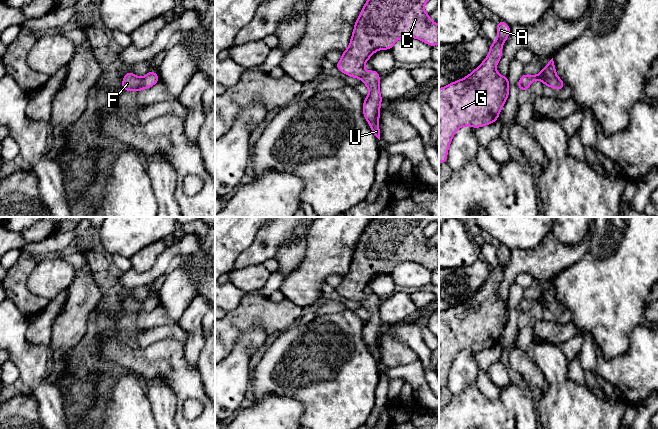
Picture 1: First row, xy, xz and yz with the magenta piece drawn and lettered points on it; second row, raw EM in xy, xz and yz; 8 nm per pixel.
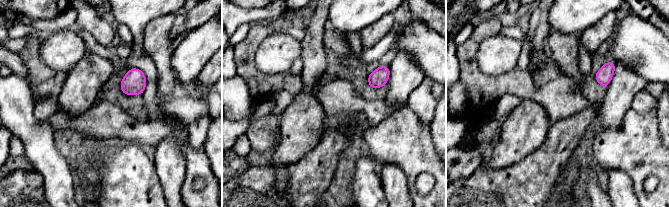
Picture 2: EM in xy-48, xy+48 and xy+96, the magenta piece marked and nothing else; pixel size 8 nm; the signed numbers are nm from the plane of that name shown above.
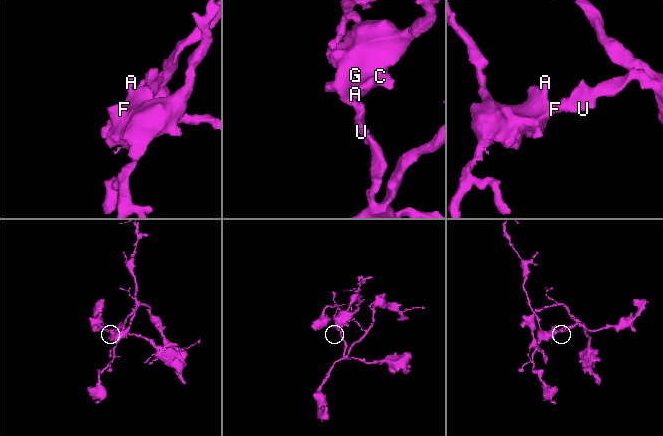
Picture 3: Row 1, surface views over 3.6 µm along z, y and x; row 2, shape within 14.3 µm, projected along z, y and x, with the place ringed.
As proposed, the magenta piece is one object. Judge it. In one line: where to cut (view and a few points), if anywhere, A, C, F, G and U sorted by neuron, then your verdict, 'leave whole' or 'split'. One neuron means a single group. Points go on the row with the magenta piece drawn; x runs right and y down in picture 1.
cut none; groups A C F G U; leave whole

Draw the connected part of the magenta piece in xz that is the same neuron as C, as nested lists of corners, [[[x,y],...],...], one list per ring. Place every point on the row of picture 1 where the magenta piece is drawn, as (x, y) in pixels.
[[[367,0],[355,22],[350,46],[342,52],[341,60],[335,64],[342,73],[360,78],[369,88],[369,95],[363,102],[363,115],[374,135],[380,140],[379,115],[382,97],[379,91],[379,72],[366,72],[364,64],[371,55],[381,49],[391,50],[394,43],[405,37],[417,38],[431,47],[439,44],[439,24],[430,21],[430,14],[423,10],[428,0]]]

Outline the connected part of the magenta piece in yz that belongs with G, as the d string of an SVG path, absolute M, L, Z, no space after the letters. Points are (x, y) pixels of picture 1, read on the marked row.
M497 21L497 41L490 44L486 59L467 77L439 89L439 162L447 162L447 152L455 132L465 126L479 128L498 120L509 95L508 76L501 76L496 65L502 57L502 45L510 34L506 22Z

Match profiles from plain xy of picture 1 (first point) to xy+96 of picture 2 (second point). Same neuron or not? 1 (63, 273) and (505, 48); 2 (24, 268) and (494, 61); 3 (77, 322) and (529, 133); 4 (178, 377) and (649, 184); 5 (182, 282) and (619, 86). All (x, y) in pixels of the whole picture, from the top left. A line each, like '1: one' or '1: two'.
1: one
2: two
3: one
4: two
5: one

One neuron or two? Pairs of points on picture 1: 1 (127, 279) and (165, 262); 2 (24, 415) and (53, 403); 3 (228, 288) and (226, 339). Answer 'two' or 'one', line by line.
1: one
2: two
3: two

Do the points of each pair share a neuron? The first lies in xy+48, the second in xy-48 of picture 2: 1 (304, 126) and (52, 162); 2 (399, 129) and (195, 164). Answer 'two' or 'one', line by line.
1: two
2: one

